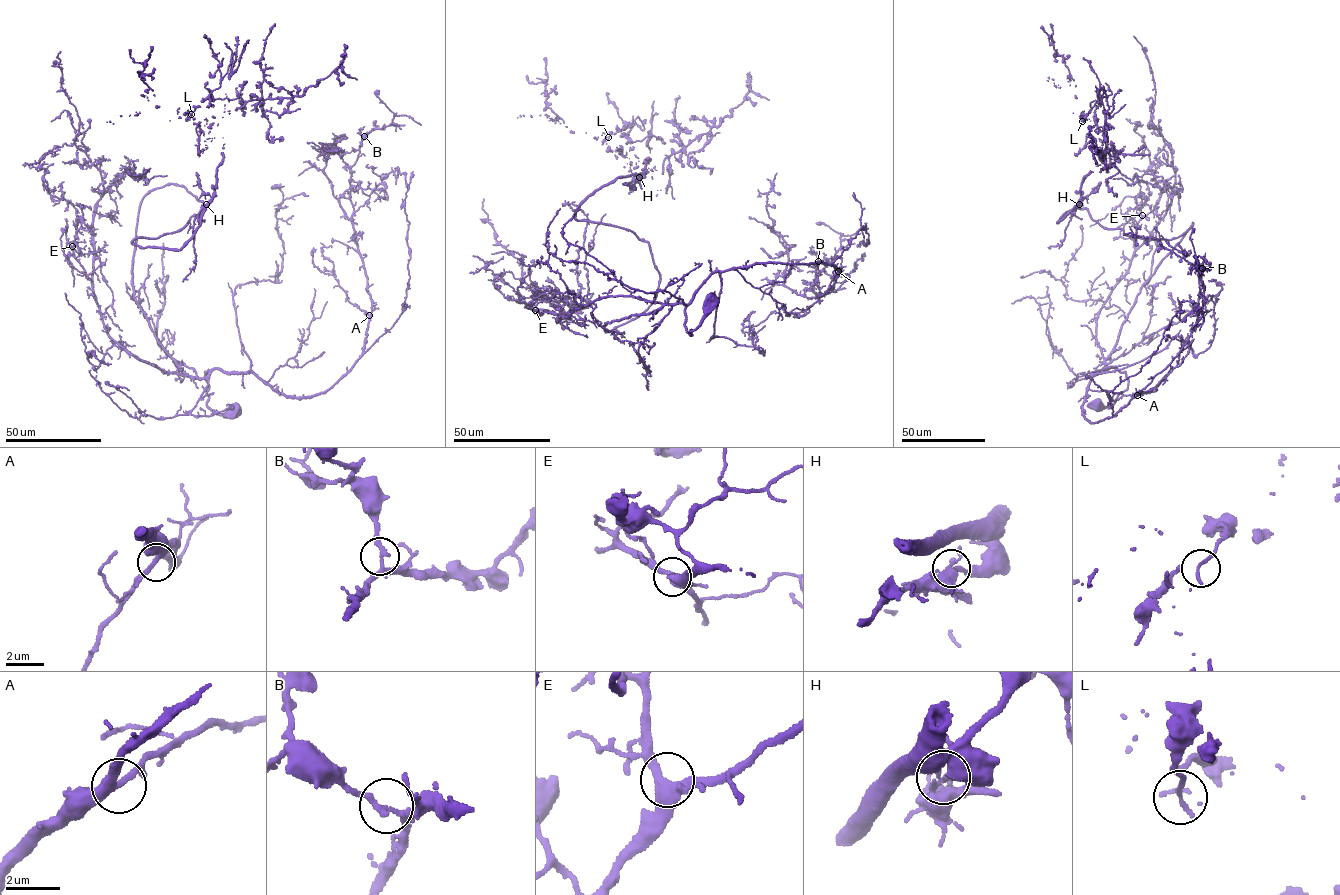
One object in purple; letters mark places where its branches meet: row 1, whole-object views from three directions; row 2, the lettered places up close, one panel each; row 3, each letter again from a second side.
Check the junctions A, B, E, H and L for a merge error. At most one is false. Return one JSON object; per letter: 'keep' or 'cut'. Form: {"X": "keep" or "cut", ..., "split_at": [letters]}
{"A": "keep", "B": "keep", "E": "keep", "H": "cut", "L": "keep", "split_at": ["H"]}

